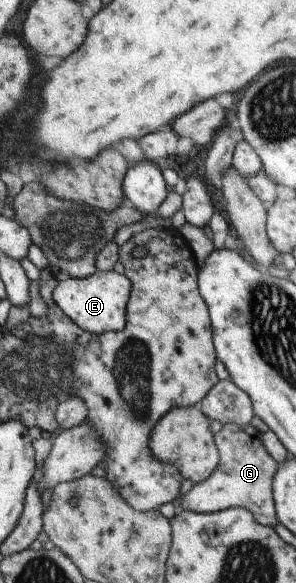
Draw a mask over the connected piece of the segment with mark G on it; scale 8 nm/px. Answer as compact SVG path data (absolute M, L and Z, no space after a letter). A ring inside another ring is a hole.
M222 424L220 430L212 436L218 451L217 465L204 482L193 484L184 496L180 496L178 506L182 511L208 514L227 508L244 508L262 526L273 527L277 523L277 518L271 482L278 463L264 450L260 437L261 433L250 424Z

